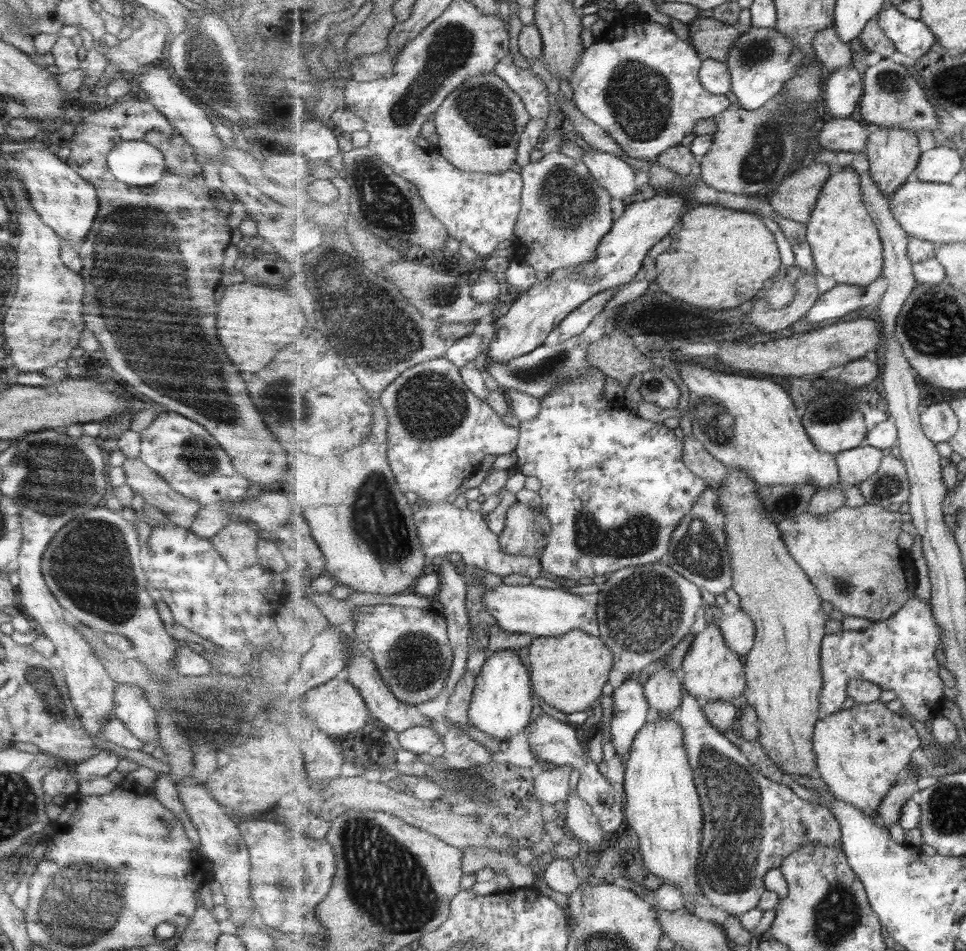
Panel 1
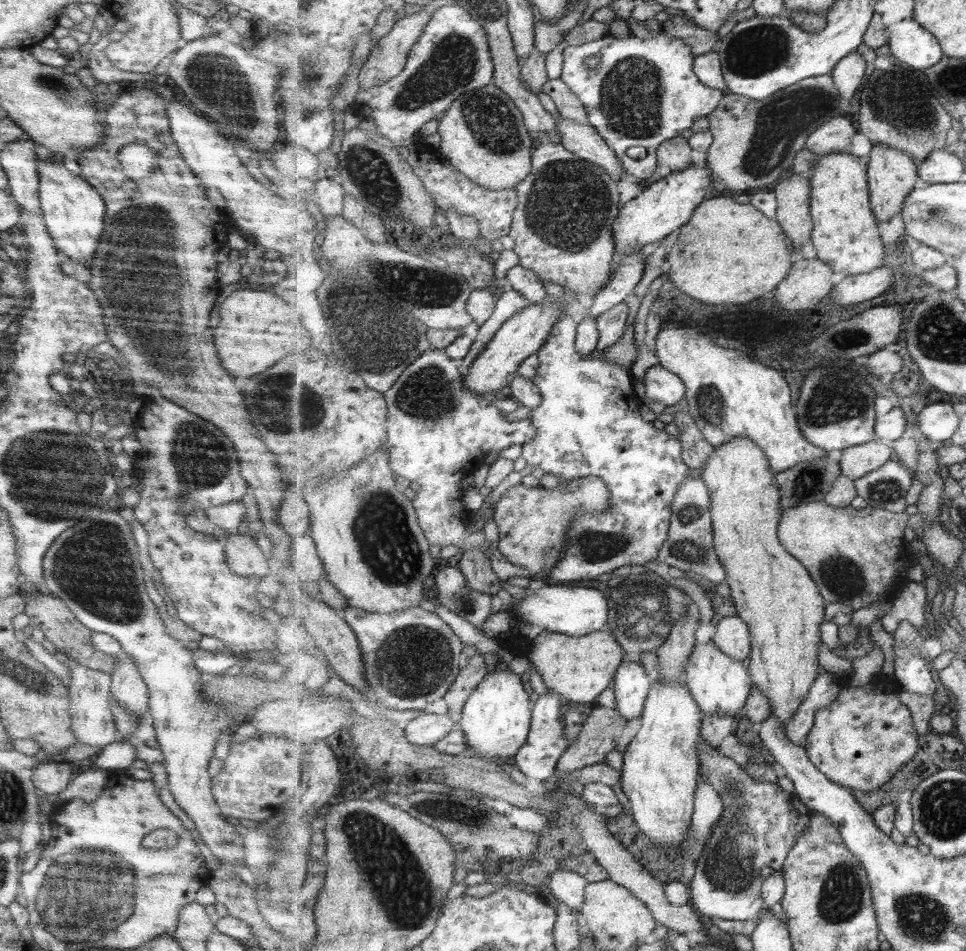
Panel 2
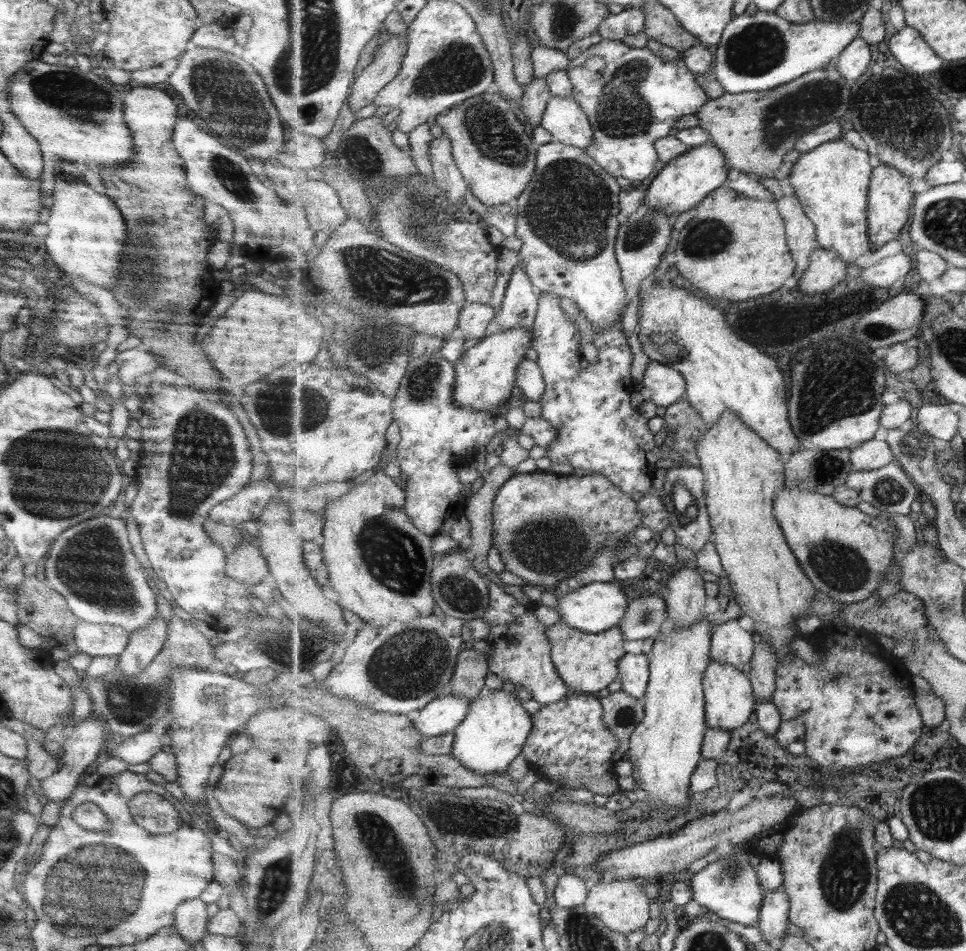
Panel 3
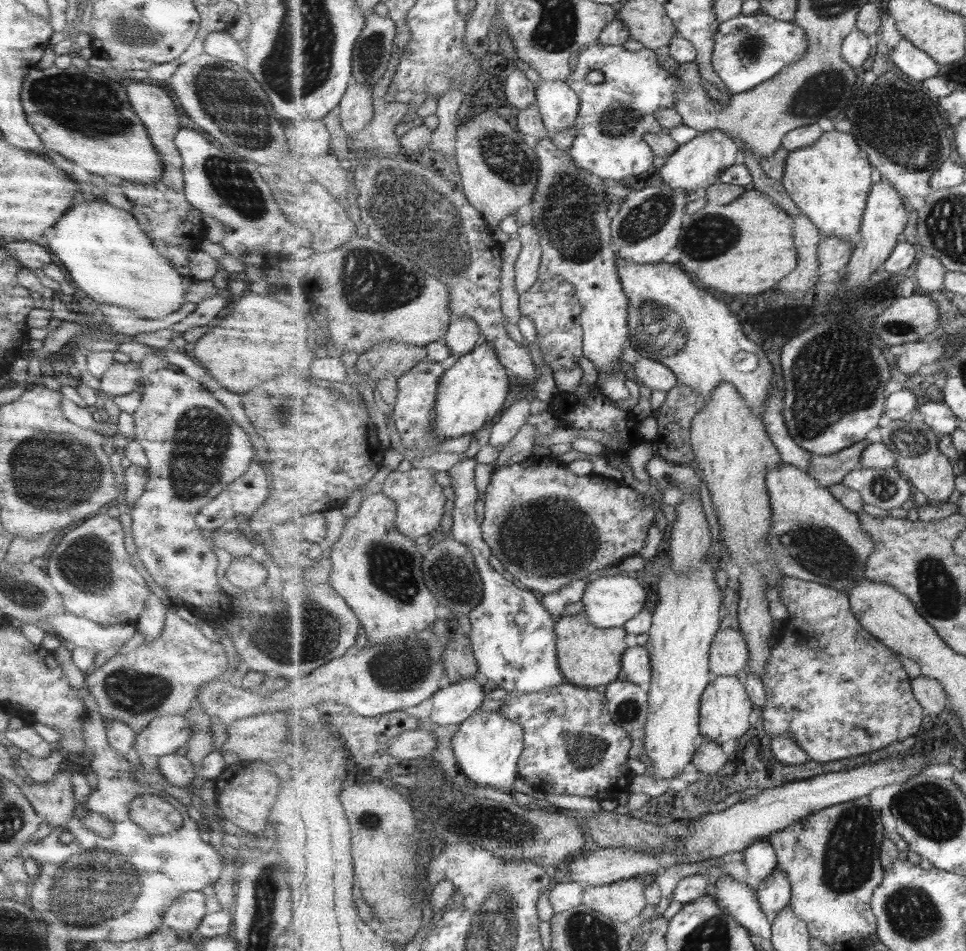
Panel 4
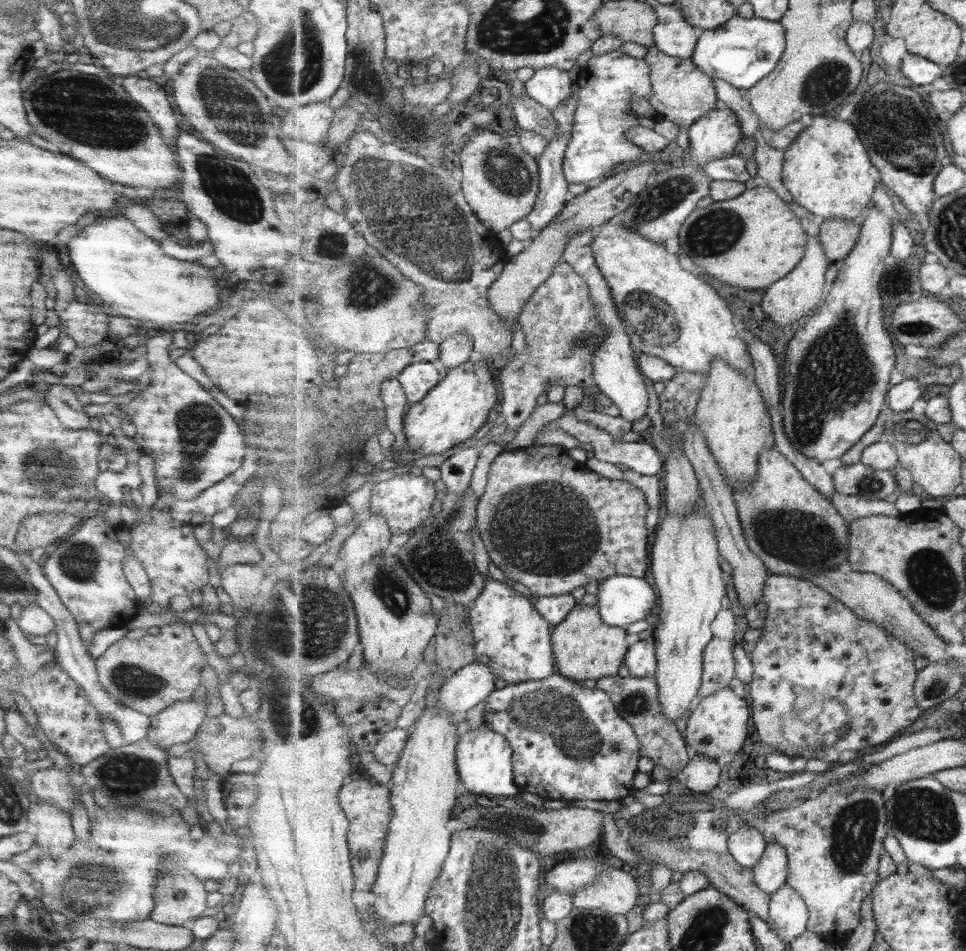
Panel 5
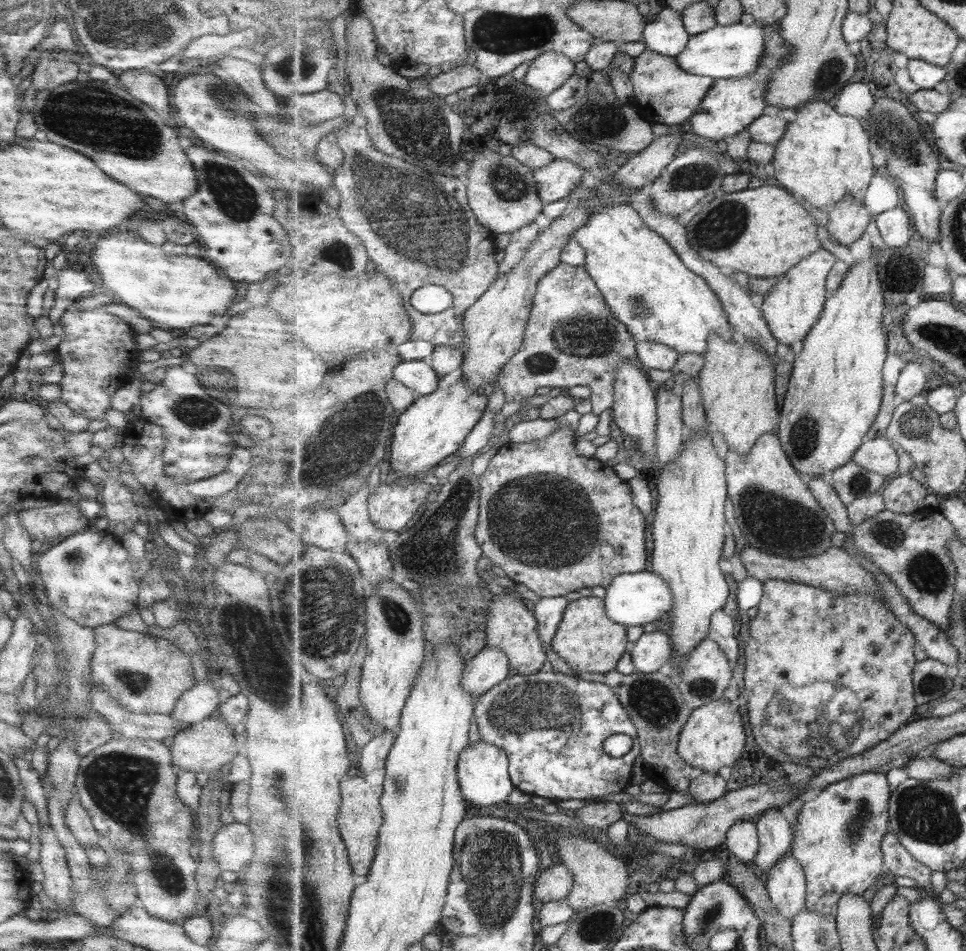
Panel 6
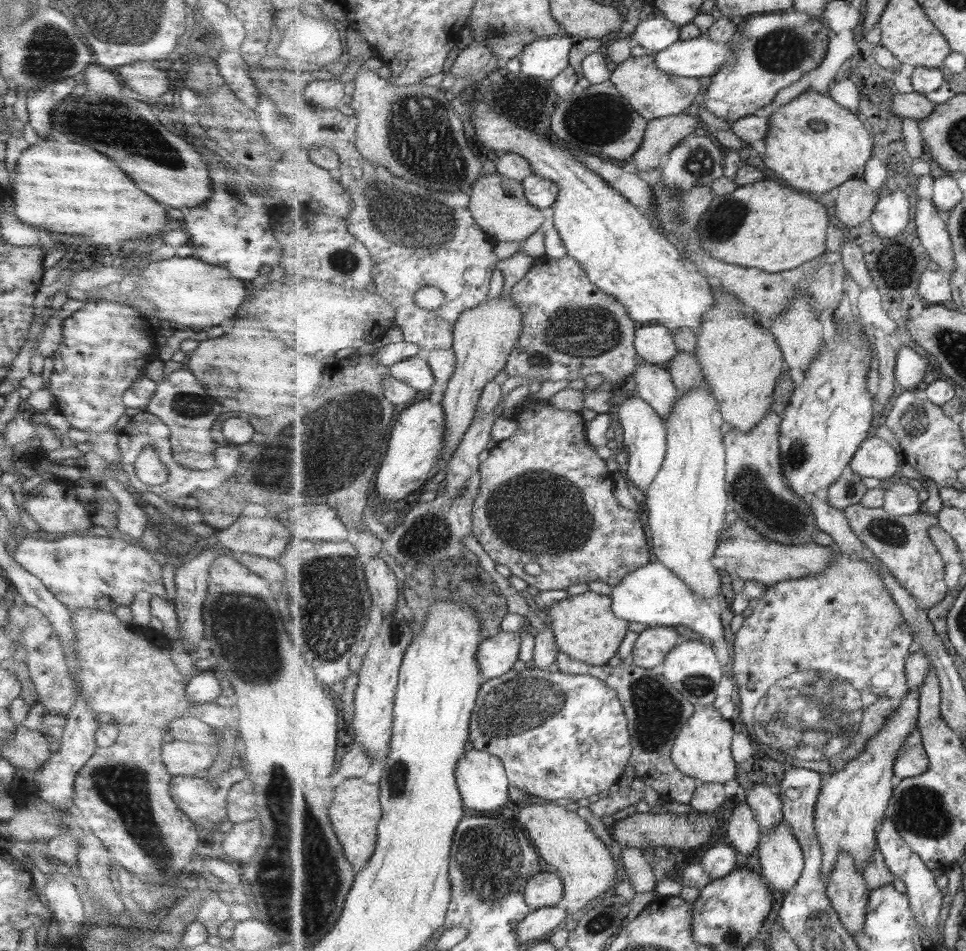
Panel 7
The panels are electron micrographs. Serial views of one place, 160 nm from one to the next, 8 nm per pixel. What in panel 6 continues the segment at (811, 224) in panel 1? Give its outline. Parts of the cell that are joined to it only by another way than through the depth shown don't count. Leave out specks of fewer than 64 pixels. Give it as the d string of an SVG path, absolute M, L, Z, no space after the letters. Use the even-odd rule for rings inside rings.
M811 101L796 110L796 119L787 124L783 136L775 145L775 156L770 165L770 173L789 193L800 200L809 201L820 209L829 203L835 204L843 198L853 195L864 202L872 178L875 176L873 156L869 152L869 131L859 122L858 118L841 114L833 102Z

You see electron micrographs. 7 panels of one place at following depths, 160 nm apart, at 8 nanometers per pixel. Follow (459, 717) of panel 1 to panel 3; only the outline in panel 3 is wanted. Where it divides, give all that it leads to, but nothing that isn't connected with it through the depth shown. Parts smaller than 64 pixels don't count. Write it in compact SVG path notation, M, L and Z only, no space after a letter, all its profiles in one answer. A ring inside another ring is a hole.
M467 646L460 652L456 673L452 678L451 694L473 700L484 689L487 676L489 676L487 654Z

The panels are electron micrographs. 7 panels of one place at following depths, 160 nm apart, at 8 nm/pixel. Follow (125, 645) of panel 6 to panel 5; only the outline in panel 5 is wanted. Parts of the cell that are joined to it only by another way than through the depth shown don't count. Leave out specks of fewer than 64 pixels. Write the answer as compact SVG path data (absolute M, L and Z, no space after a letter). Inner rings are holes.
M178 623L164 625L154 635L138 640L116 640L94 659L99 686L118 703L152 717L174 702L191 698L200 684L200 668L207 664L190 627Z

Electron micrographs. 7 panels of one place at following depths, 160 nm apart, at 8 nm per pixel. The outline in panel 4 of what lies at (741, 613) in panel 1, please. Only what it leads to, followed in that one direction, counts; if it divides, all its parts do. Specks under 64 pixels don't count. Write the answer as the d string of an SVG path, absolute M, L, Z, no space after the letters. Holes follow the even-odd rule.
M721 629L710 649L712 675L736 677L741 670L747 670L750 666L747 646L748 639L739 629Z

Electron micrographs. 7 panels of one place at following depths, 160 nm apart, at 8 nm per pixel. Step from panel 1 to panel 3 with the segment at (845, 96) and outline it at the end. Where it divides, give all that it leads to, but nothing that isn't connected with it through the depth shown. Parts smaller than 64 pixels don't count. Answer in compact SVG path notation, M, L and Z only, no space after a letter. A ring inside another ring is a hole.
M861 36L853 41L837 61L841 74L847 76L847 80L857 80L863 74L869 72L873 58L871 58L871 46Z

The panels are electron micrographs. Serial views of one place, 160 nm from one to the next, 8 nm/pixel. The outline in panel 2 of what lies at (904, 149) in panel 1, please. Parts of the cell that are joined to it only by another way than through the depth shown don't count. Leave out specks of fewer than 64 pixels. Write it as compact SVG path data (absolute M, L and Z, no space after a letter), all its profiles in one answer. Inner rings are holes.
M873 146L869 154L868 183L871 194L872 209L879 222L886 224L897 214L902 214L905 201L919 182L919 165L913 162L910 154L891 146Z

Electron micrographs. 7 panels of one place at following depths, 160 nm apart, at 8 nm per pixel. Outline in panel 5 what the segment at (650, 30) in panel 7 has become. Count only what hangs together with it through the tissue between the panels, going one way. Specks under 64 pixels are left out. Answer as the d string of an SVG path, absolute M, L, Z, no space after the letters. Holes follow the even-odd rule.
M661 4L656 7L659 22L653 29L655 47L668 56L675 58L692 58L696 52L699 37L706 31L703 28L694 27L684 14L675 6Z

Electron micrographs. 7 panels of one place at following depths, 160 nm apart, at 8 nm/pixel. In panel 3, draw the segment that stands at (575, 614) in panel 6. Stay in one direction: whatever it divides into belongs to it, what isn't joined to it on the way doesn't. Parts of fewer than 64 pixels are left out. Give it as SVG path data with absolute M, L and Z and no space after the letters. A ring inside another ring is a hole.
M559 620L547 629L547 636L552 640L552 657L559 676L567 683L571 691L577 693L591 693L597 695L599 690L607 688L620 676L620 660L625 653L626 636L619 627L604 633L588 633L573 628L566 622Z

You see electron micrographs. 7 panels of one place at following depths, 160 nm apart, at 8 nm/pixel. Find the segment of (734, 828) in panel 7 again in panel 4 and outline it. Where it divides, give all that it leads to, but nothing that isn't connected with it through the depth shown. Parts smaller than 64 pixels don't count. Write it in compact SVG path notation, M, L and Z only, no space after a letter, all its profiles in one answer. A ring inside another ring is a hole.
M766 838L755 841L743 851L743 855L749 876L761 882L769 878L775 868L779 866L776 850Z

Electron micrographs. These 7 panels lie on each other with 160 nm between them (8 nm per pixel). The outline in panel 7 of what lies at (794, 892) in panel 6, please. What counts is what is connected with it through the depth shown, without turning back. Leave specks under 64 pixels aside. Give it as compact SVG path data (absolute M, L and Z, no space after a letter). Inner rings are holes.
M787 819L770 833L761 835L758 856L763 877L781 894L789 894L803 876L804 850Z

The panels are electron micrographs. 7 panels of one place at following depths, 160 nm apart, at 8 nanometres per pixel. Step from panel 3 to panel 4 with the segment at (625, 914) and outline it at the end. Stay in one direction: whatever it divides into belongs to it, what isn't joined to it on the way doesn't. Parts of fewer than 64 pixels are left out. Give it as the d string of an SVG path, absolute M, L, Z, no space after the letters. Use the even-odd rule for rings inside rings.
M636 877L606 886L589 886L584 905L613 920L635 923L648 905L645 890L645 884Z

